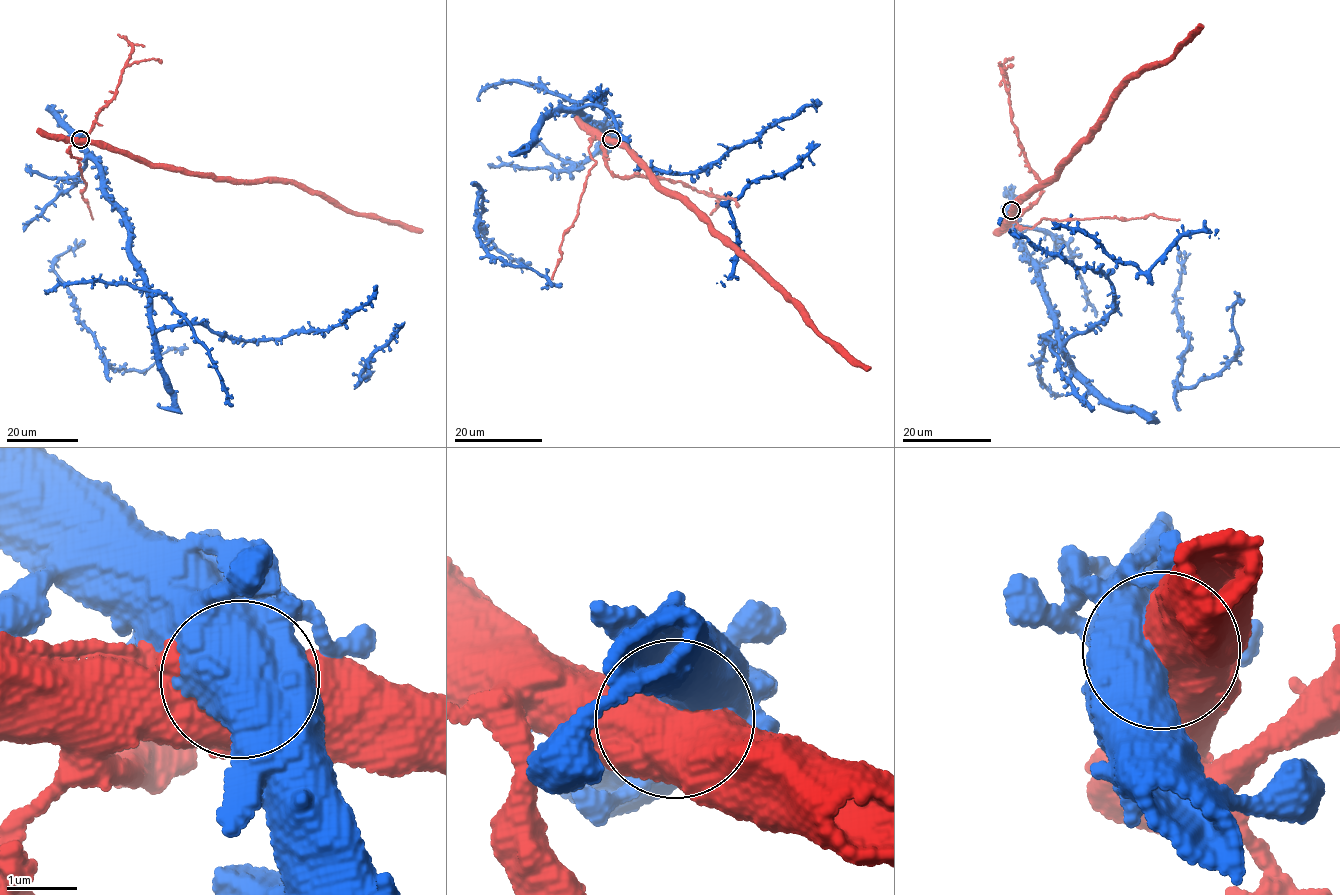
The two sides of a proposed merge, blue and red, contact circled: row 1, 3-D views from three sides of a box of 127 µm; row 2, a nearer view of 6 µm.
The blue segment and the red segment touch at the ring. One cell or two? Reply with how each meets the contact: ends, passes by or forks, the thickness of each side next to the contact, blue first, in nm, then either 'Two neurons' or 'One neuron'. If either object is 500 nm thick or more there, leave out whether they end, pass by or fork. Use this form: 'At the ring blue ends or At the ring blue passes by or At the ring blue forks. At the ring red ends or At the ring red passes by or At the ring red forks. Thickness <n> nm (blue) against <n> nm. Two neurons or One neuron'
Thickness 800 nm (blue) against 850 nm. Two neurons

